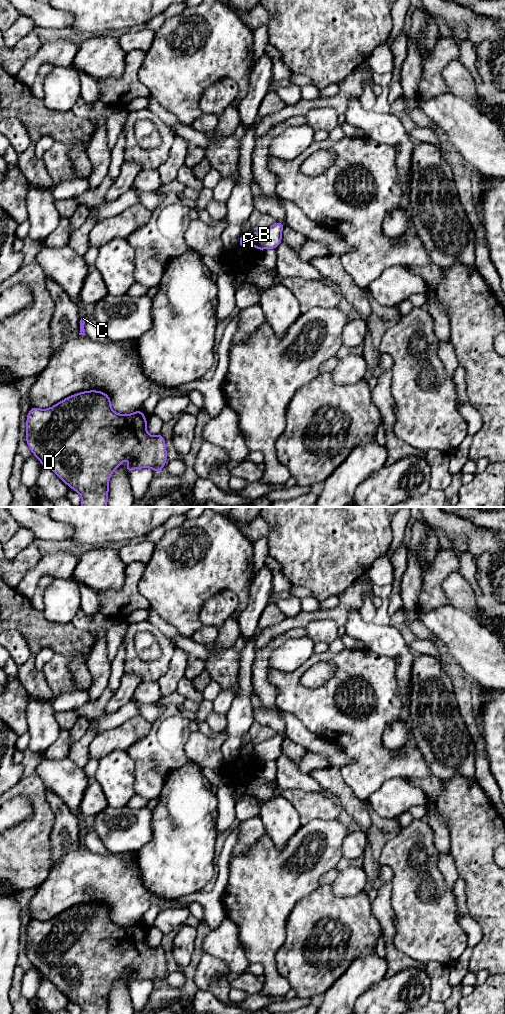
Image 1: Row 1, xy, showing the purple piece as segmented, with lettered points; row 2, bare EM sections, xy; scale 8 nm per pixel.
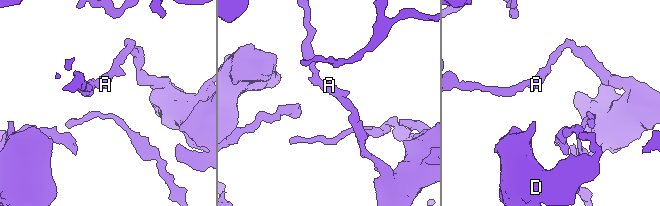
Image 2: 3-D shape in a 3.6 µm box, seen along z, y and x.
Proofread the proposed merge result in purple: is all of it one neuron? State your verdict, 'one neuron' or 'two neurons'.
two neurons

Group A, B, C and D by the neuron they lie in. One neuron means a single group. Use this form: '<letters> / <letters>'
A C D / B

